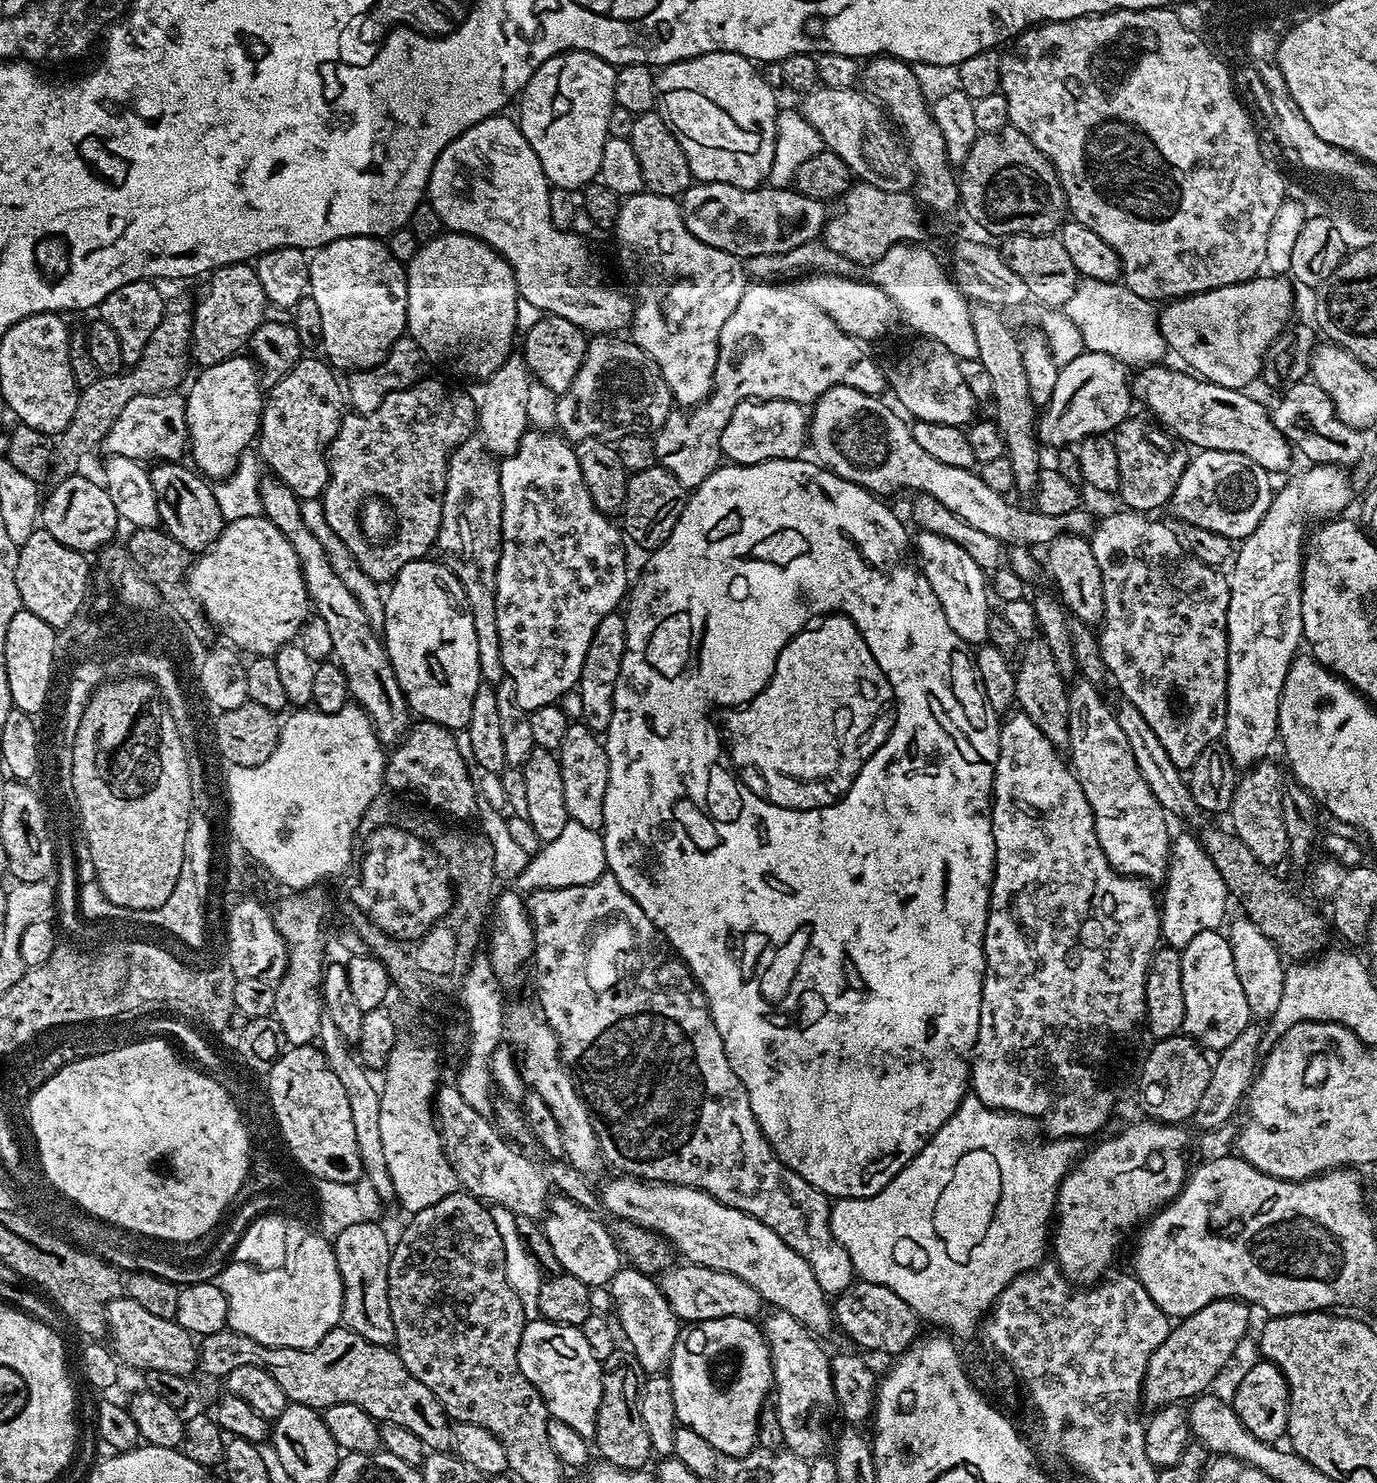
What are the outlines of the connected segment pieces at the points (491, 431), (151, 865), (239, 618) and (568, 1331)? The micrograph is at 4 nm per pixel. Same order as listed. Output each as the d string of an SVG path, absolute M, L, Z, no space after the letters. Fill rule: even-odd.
M509 354L502 366L498 366L498 370L494 370L494 374L483 381L481 388L484 389L480 392L480 400L478 396L478 432L493 457L503 458L514 454L514 450L520 445L520 439L529 431L526 393L533 380L523 355Z
M117 679L115 682L104 683L90 697L78 722L76 737L71 744L73 794L79 812L80 831L84 834L85 842L89 844L90 848L90 860L95 872L94 883L100 887L101 894L113 909L129 908L128 912L132 914L161 905L169 897L170 890L174 890L179 870L182 869L186 832L187 826L190 824L194 795L191 786L190 766L187 764L187 752L183 748L179 728L173 727L172 711L173 709L166 703L165 697L161 695L160 691L152 691L148 684L137 683L137 679Z
M263 514L225 523L217 540L191 561L187 581L192 597L200 603L200 609L213 629L219 635L221 632L231 647L244 654L252 652L248 654L253 657L275 656L281 645L299 637L310 616L308 591L294 546L286 542L286 534L282 534L282 530L278 530L278 526L274 526L274 522L267 520Z
M543 1318L527 1321L522 1342L518 1346L518 1366L548 1407L551 1419L566 1422L589 1438L596 1434L596 1415L604 1393L605 1369L600 1368L601 1357L583 1336L581 1327L555 1324Z

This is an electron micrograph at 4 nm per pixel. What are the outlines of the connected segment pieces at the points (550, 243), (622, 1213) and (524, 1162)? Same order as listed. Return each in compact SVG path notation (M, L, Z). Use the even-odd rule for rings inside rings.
M497 114L489 120L478 122L473 128L466 130L458 138L454 138L454 142L450 142L446 146L446 150L442 150L442 154L434 162L432 173L428 179L427 203L434 206L441 225L447 231L465 232L467 236L485 240L514 270L514 278L520 291L521 300L530 302L533 306L538 306L541 314L551 314L558 318L566 318L566 322L574 322L574 326L581 328L585 334L616 334L621 330L627 329L632 323L632 314L634 311L633 297L629 293L627 296L626 293L619 292L612 284L604 284L604 276L600 273L599 266L596 265L596 256L588 249L589 241L585 237L577 236L572 231L564 231L554 226L550 218L550 198L548 197L550 185L546 174L542 170L542 162L538 162L538 154L534 154L530 142L526 142L519 123L515 119L507 120L506 117L507 115Z
M614 1176L600 1190L601 1205L617 1219L634 1222L671 1241L689 1263L734 1274L749 1283L777 1311L797 1318L812 1334L824 1338L835 1327L833 1307L818 1285L810 1264L787 1246L774 1230L744 1211L718 1202L694 1187L657 1184L639 1177Z
M455 1086L437 1087L434 1115L444 1143L444 1153L463 1191L489 1205L510 1210L516 1217L540 1220L549 1211L550 1181L545 1169L541 1165L539 1168L528 1157L531 1155L509 1143L501 1129L489 1117L478 1114Z

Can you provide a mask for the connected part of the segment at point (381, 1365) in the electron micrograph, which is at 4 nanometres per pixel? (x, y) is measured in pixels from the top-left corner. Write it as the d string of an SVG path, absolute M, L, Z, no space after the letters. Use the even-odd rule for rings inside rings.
M337 1326L329 1330L326 1338L318 1342L313 1348L275 1348L274 1346L262 1346L262 1342L254 1342L254 1338L246 1338L246 1334L238 1334L231 1330L225 1330L218 1334L210 1334L203 1337L198 1344L198 1368L208 1376L220 1376L226 1378L230 1370L239 1370L242 1366L258 1366L258 1370L266 1370L278 1386L282 1386L282 1394L293 1404L310 1406L317 1410L323 1410L330 1406L338 1406L338 1402L346 1402L350 1406L358 1406L366 1410L378 1422L393 1424L394 1426L406 1426L418 1438L422 1438L425 1449L437 1452L446 1452L452 1446L452 1424L448 1415L444 1412L440 1400L402 1362L402 1358L391 1347L383 1344L371 1344L362 1338L362 1334L354 1334L354 1330L343 1326Z

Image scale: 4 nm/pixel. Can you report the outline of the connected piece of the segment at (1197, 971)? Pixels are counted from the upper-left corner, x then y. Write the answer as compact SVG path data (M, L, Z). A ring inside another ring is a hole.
M1223 931L1200 933L1182 949L1182 994L1186 994L1186 1018L1183 1031L1205 1049L1230 1046L1250 1026L1253 1019L1246 1002L1246 990L1234 970L1234 954Z

